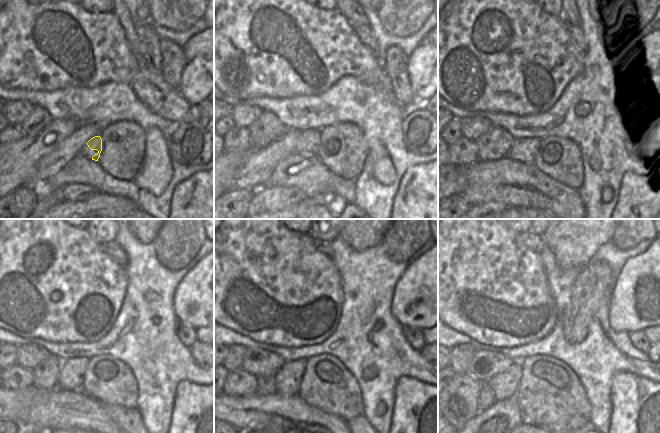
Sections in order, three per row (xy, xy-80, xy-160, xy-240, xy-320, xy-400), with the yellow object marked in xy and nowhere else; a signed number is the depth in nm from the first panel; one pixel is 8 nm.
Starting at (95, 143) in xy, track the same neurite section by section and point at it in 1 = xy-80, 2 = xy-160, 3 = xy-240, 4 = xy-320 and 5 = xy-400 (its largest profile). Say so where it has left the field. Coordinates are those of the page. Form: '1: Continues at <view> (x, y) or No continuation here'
1: Continues at xy-80 (315, 135)
2: Continues at xy-160 (523, 150)
3: Continues at xy-240 (71, 376)
4: Continues at xy-320 (288, 378)
5: Continues at xy-400 (504, 385)

